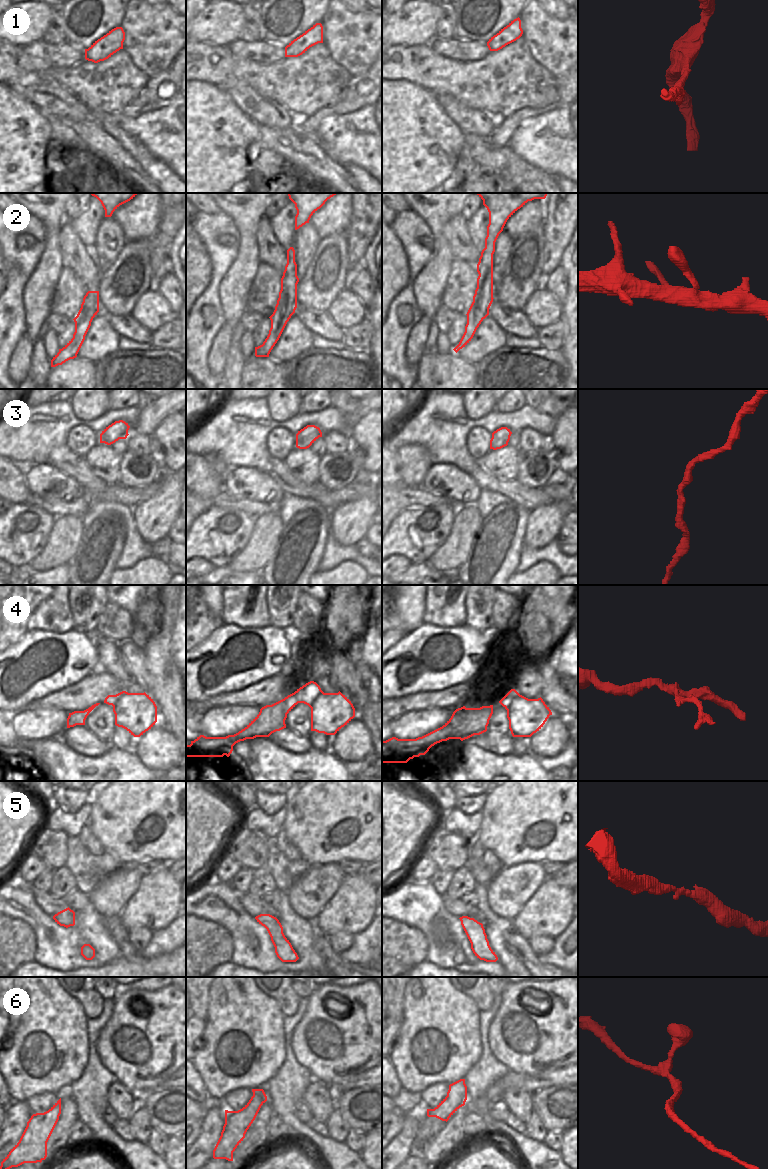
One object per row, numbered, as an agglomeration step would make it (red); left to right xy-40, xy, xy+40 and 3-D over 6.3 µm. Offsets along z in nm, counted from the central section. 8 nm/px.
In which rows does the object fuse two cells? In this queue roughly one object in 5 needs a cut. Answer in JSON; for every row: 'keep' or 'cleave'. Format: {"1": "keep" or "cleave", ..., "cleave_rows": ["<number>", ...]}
{"1": "keep", "2": "keep", "3": "keep", "4": "keep", "5": "keep", "6": "keep", "cleave_rows": []}

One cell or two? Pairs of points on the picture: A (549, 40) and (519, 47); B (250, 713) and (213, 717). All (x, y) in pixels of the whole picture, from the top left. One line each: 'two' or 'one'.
A: two
B: one

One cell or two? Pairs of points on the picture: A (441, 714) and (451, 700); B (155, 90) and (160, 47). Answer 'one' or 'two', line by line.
A: two
B: two

